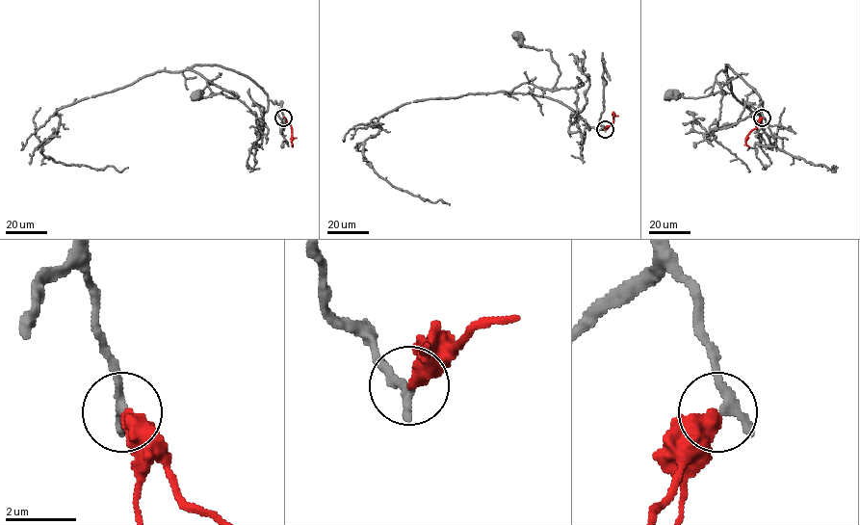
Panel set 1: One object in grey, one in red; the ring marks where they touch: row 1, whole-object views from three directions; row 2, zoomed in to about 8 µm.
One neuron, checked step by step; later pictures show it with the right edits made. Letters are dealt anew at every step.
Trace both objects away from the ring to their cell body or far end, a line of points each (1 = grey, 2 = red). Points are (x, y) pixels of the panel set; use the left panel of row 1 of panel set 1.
1: (283, 118), (281, 102), (273, 103), (255, 83), (217, 65), (187, 69), (239, 96), (196, 95)
2: (283, 118), (292, 129), (292, 146)

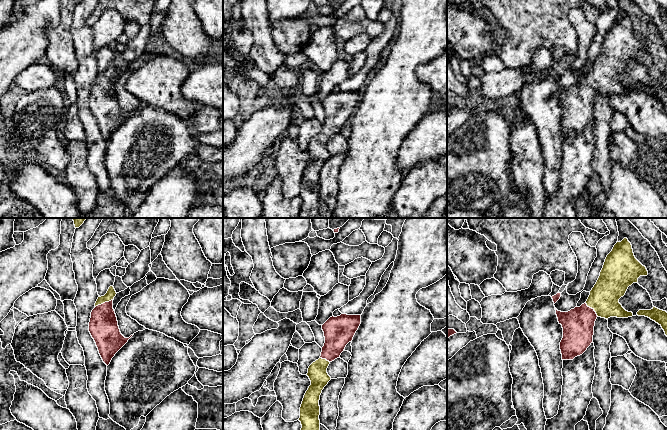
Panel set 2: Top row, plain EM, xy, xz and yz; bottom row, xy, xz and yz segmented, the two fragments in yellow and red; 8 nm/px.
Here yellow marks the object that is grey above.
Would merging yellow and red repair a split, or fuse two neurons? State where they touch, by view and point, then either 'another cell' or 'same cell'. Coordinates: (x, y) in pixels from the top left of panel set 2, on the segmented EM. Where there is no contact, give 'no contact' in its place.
xy (104, 302) | same cell

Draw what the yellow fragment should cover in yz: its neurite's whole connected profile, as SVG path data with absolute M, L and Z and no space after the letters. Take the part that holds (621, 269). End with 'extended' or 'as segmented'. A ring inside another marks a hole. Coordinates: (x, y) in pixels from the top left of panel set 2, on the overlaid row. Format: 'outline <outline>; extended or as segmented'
outline M627 238L617 242L607 255L600 276L590 291L587 301L568 312L558 311L556 315L563 328L560 342L562 360L573 360L582 355L593 343L594 326L598 317L628 318L633 313L626 311L619 303L633 283L648 271L634 256Z; extended

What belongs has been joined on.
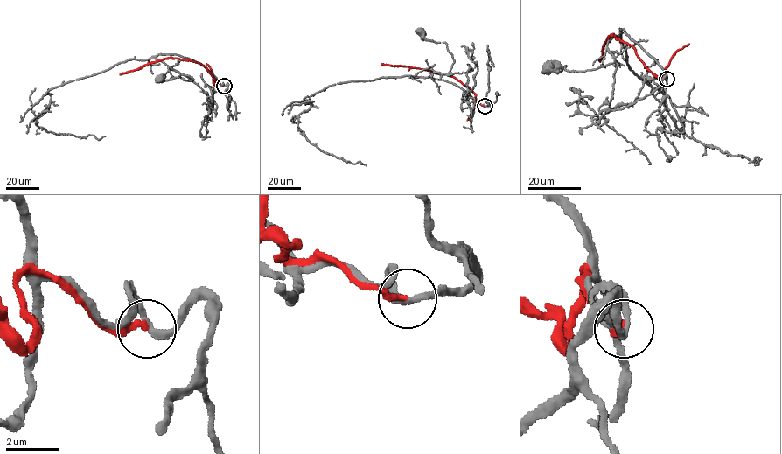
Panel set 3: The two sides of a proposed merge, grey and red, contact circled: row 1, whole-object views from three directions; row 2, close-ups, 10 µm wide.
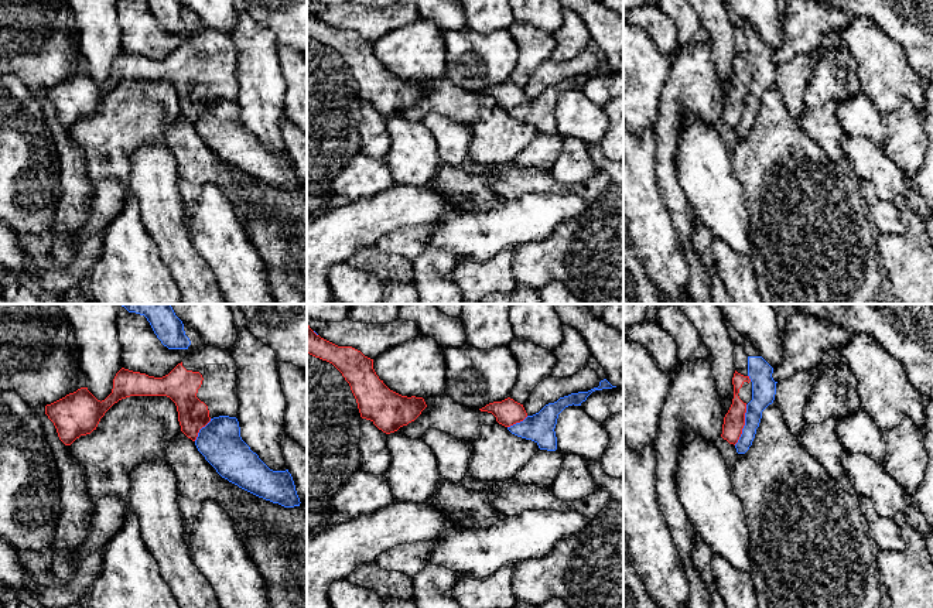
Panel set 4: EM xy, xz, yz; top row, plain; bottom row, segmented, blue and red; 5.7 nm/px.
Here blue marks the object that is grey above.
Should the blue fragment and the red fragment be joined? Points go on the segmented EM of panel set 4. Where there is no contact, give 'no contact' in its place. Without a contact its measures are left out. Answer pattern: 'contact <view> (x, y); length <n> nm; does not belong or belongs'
contact yz (745, 424); length 240 nm; does not belong

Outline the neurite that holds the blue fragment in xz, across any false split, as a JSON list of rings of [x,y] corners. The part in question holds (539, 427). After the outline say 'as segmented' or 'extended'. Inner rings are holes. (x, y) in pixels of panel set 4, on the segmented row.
[[[604,379],[598,387],[560,397],[557,402],[546,404],[539,413],[507,427],[507,430],[517,437],[534,441],[540,450],[556,451],[557,437],[554,428],[558,414],[568,406],[581,406],[592,392],[612,387],[616,386]]]; as segmented

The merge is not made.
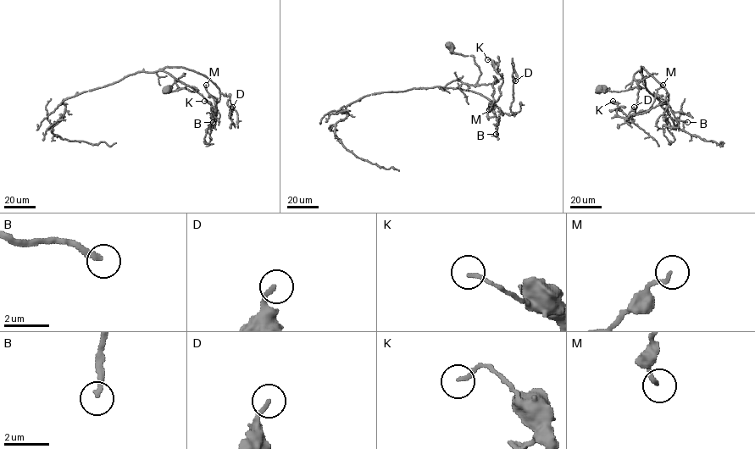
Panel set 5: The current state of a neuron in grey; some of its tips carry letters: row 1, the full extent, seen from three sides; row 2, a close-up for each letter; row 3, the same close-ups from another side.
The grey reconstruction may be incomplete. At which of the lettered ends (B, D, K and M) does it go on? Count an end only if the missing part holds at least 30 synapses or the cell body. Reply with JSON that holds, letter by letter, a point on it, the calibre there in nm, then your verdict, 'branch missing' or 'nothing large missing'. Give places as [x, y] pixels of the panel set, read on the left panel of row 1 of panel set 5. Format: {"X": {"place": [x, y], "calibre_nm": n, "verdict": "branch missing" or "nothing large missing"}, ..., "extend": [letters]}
{"B": {"place": [213, 122], "calibre_nm": 240, "verdict": "branch missing"}, "D": {"place": [232, 107], "calibre_nm": 180, "verdict": "nothing large missing"}, "K": {"place": [204, 101], "calibre_nm": 180, "verdict": "nothing large missing"}, "M": {"place": [206, 85], "calibre_nm": 170, "verdict": "nothing large missing"}, "extend": ["B"]}

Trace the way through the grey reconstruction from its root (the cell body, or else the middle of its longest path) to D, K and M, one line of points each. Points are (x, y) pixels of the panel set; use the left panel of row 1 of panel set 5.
D: (167, 89), (198, 90), (159, 70), (185, 68), (207, 76), (224, 96), (230, 95), (229, 114), (232, 107)
K: (167, 89), (198, 90), (159, 70), (185, 68), (219, 89), (219, 101), (209, 94), (219, 119), (204, 101)
M: (167, 89), (198, 90), (159, 70), (165, 67), (207, 76), (219, 90), (219, 101), (206, 85)

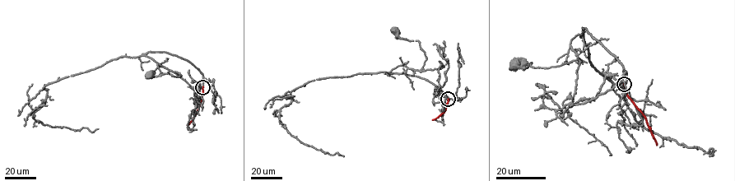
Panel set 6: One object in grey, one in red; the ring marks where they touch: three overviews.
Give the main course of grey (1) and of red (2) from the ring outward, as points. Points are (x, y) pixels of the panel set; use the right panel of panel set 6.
1: (624, 84), (622, 64), (583, 28), (570, 44), (578, 59), (547, 68), (512, 64)
2: (624, 84), (626, 95), (646, 119), (657, 145)

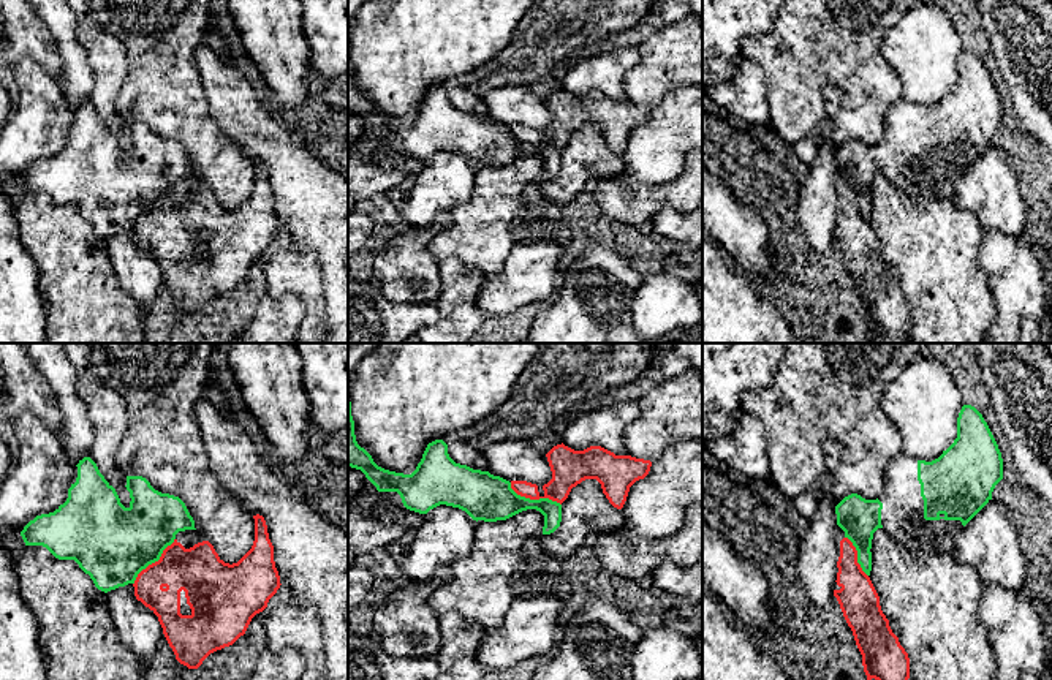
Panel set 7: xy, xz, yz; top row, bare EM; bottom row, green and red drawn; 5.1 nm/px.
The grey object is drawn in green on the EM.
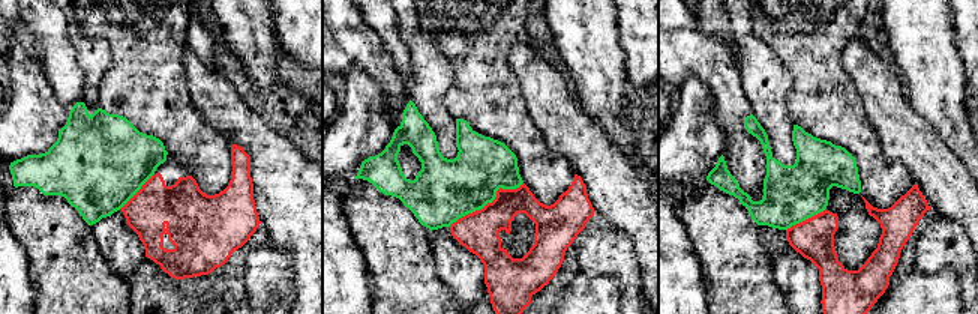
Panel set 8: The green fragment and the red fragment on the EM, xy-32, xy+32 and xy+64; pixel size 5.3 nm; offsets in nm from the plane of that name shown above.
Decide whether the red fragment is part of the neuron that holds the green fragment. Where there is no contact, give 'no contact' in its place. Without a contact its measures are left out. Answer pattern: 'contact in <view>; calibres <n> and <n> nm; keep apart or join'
contact in xz; calibres 240 and 180 nm; keep apart

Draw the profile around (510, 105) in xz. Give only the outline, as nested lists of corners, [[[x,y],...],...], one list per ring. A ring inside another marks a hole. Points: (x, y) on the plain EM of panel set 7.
[[[501,85],[481,96],[487,108],[486,117],[506,127],[527,127],[544,131],[552,125],[546,98],[528,85]]]

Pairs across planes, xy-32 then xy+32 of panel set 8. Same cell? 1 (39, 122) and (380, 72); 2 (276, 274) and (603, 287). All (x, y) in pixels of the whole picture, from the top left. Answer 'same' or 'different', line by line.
1: different
2: different

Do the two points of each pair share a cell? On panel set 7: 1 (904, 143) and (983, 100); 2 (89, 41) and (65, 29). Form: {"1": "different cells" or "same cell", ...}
{"1": "same cell", "2": "different cells"}

